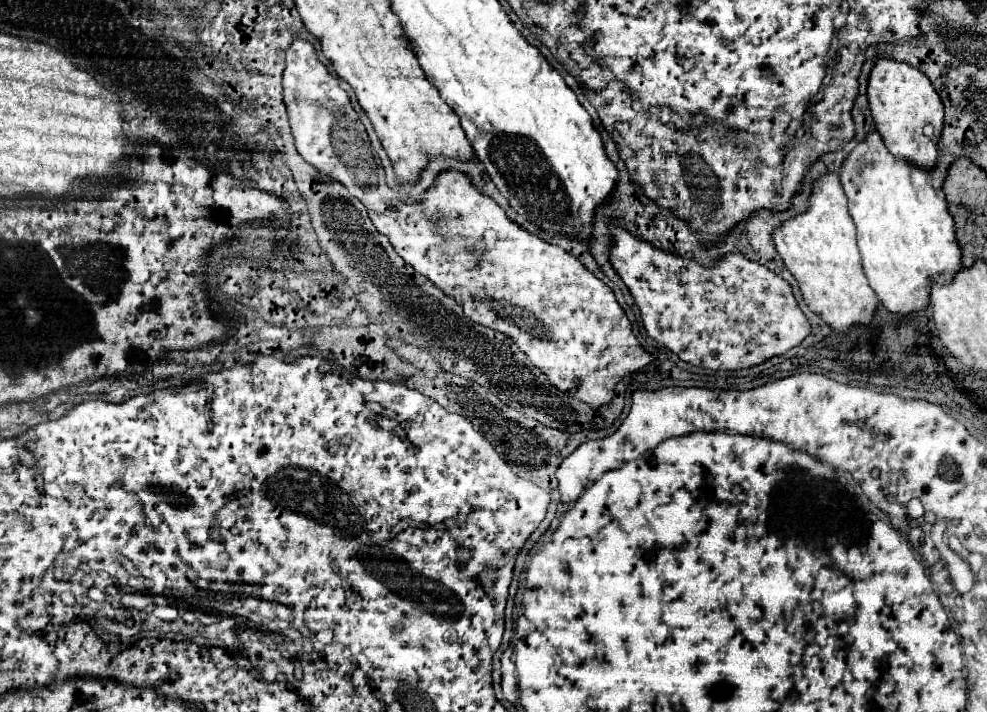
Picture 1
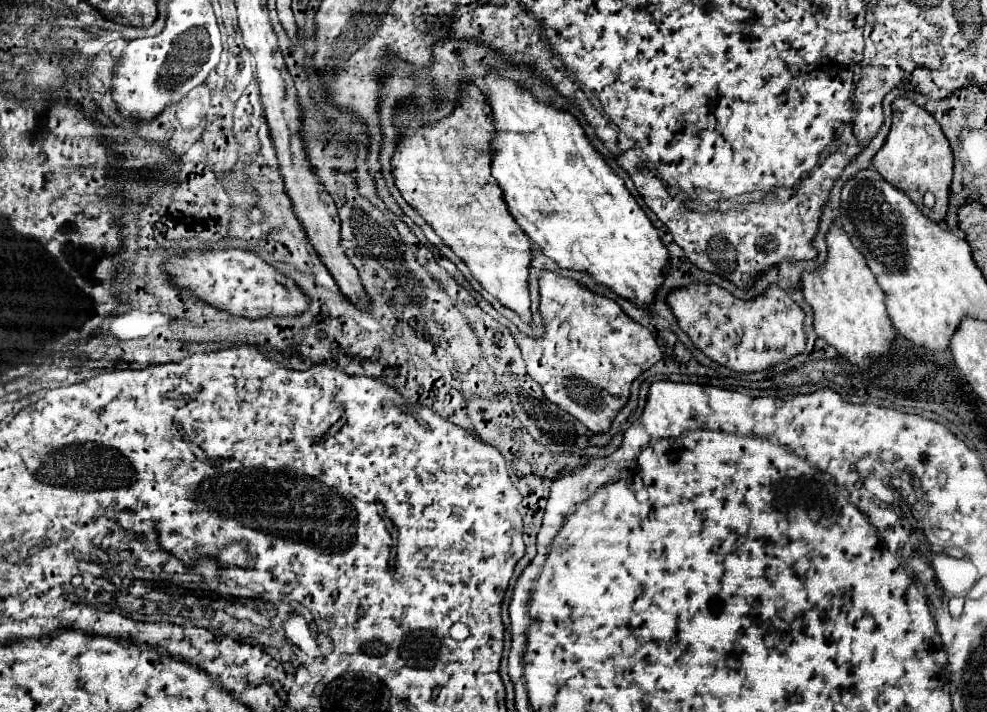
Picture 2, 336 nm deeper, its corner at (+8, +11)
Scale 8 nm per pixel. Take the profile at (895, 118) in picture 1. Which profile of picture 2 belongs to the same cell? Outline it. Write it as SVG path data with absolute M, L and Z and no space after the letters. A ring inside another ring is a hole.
M895 98L891 108L893 108L893 124L883 146L873 156L873 166L887 182L903 190L915 204L919 204L919 208L927 216L931 216L931 220L943 220L947 212L949 184L951 184L951 174L953 174L953 152L951 152L949 140L945 138L935 118L913 100ZM925 192L933 192L935 196L933 208L927 208L923 204Z

